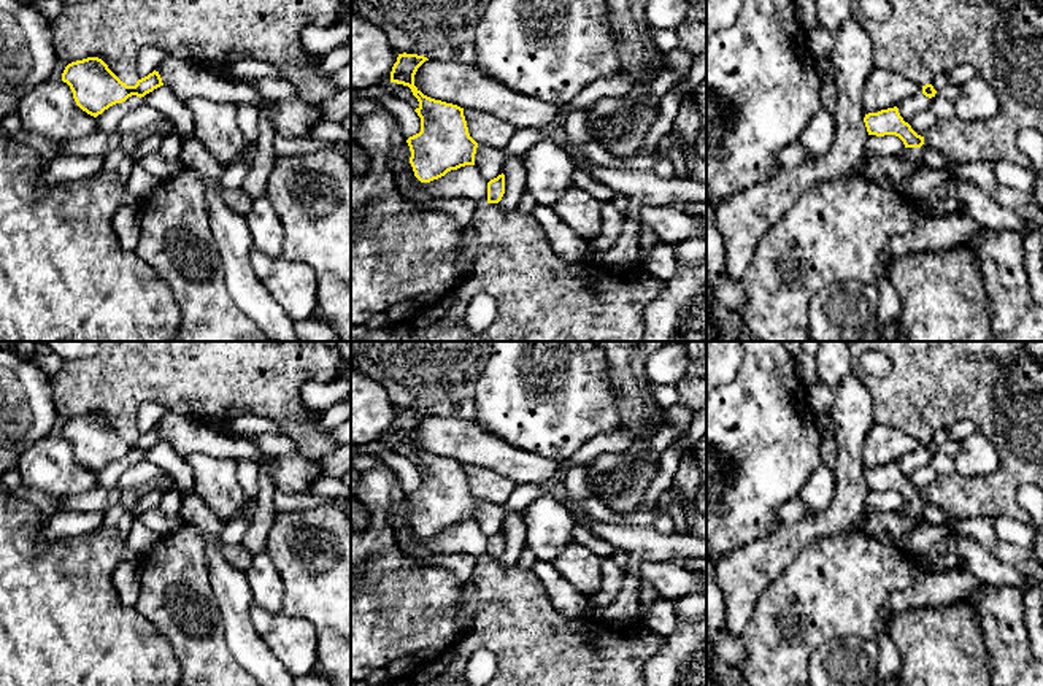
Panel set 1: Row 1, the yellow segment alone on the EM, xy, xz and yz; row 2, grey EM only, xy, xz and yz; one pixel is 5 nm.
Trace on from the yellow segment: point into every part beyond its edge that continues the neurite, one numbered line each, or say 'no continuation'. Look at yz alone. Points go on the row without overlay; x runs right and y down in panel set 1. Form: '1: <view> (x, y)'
1: yz (891, 529)

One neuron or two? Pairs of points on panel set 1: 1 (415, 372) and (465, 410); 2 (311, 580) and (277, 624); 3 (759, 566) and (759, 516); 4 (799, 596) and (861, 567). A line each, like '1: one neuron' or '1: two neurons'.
1: one neuron
2: two neurons
3: two neurons
4: one neuron

